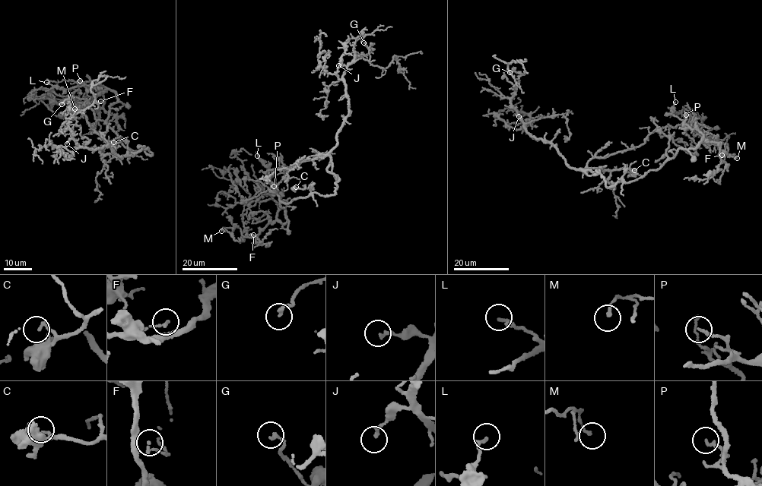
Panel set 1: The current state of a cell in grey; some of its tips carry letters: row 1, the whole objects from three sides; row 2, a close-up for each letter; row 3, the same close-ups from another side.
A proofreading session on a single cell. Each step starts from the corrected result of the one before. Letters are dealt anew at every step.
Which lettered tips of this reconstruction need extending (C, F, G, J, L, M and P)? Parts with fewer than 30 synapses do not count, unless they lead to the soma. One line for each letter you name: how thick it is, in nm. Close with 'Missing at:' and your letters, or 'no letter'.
Missing at: no letter

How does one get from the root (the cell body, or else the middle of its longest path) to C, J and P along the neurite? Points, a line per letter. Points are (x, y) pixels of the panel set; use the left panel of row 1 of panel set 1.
C: (138, 151), (144, 146), (151, 154), (141, 149), (131, 149), (125, 139), (113, 142)
J: (138, 151), (128, 152), (121, 159), (108, 145), (90, 149), (72, 139), (67, 143)
P: (138, 151), (144, 146), (151, 154), (123, 146), (108, 127), (110, 106), (118, 100), (114, 92), (80, 80)

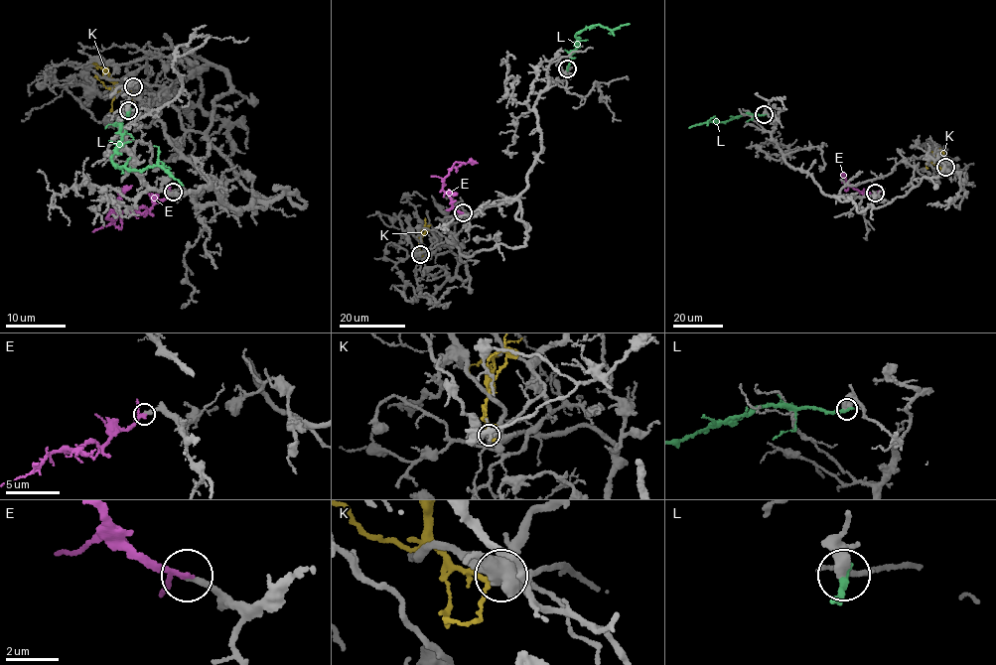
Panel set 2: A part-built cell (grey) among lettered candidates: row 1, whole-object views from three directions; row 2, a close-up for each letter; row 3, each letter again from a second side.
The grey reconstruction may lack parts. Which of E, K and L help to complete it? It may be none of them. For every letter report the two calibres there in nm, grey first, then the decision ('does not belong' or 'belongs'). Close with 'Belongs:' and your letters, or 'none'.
E: 220/170 nm | belongs
K: 480/140 nm | does not belong
L: 360/280 nm | does not belong
Belongs: E

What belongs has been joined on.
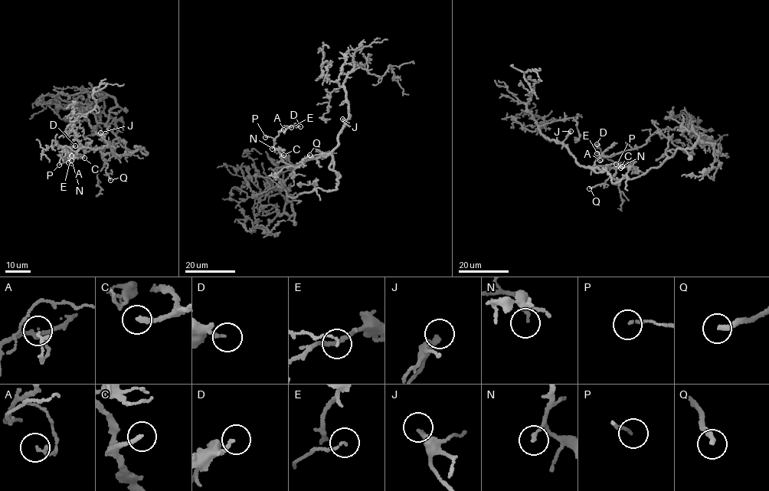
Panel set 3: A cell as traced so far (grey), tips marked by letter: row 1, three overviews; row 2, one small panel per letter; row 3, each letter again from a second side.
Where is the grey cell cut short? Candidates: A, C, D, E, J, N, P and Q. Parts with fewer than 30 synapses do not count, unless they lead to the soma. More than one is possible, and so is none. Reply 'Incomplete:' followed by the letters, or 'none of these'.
Incomplete: J, Q

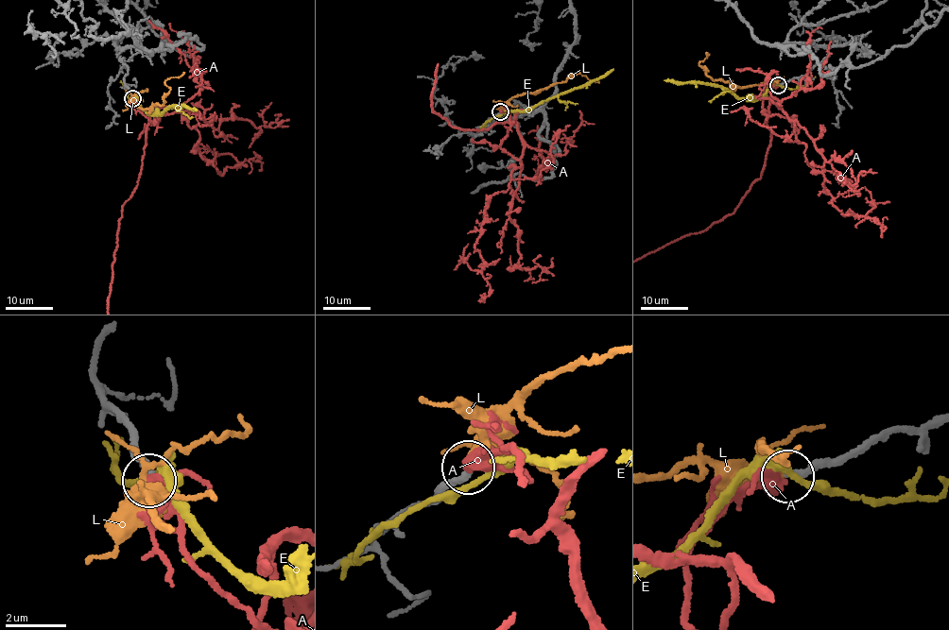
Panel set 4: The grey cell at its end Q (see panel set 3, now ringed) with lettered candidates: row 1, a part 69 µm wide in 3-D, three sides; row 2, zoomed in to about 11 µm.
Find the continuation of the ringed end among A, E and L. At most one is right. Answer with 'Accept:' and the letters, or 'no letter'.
Accept: L

